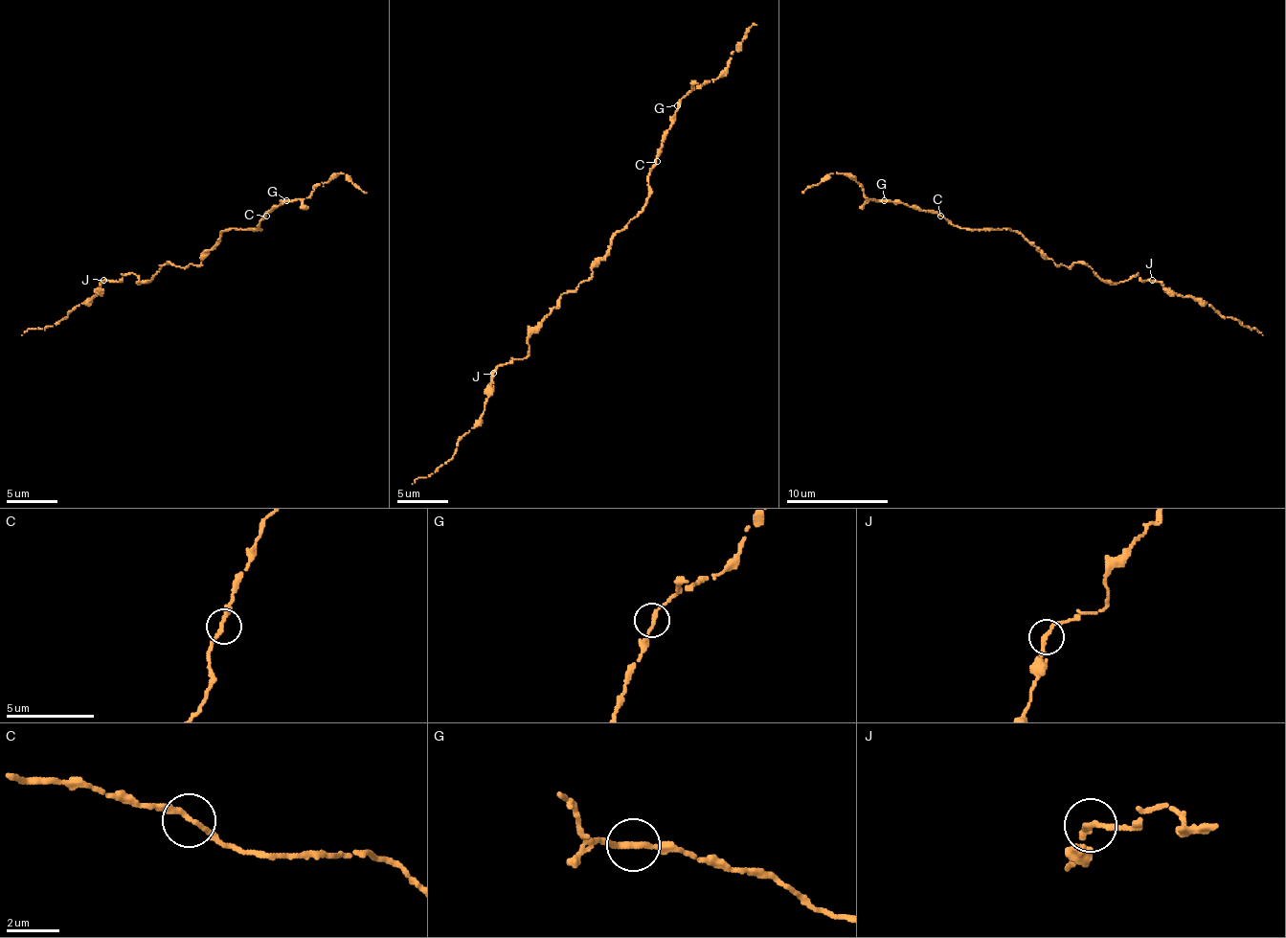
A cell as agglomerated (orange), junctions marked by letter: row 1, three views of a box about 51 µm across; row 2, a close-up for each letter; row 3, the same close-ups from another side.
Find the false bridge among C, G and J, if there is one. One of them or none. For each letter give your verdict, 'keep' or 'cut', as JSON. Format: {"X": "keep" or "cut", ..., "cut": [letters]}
{"C": "keep", "G": "keep", "J": "keep", "cut": []}

